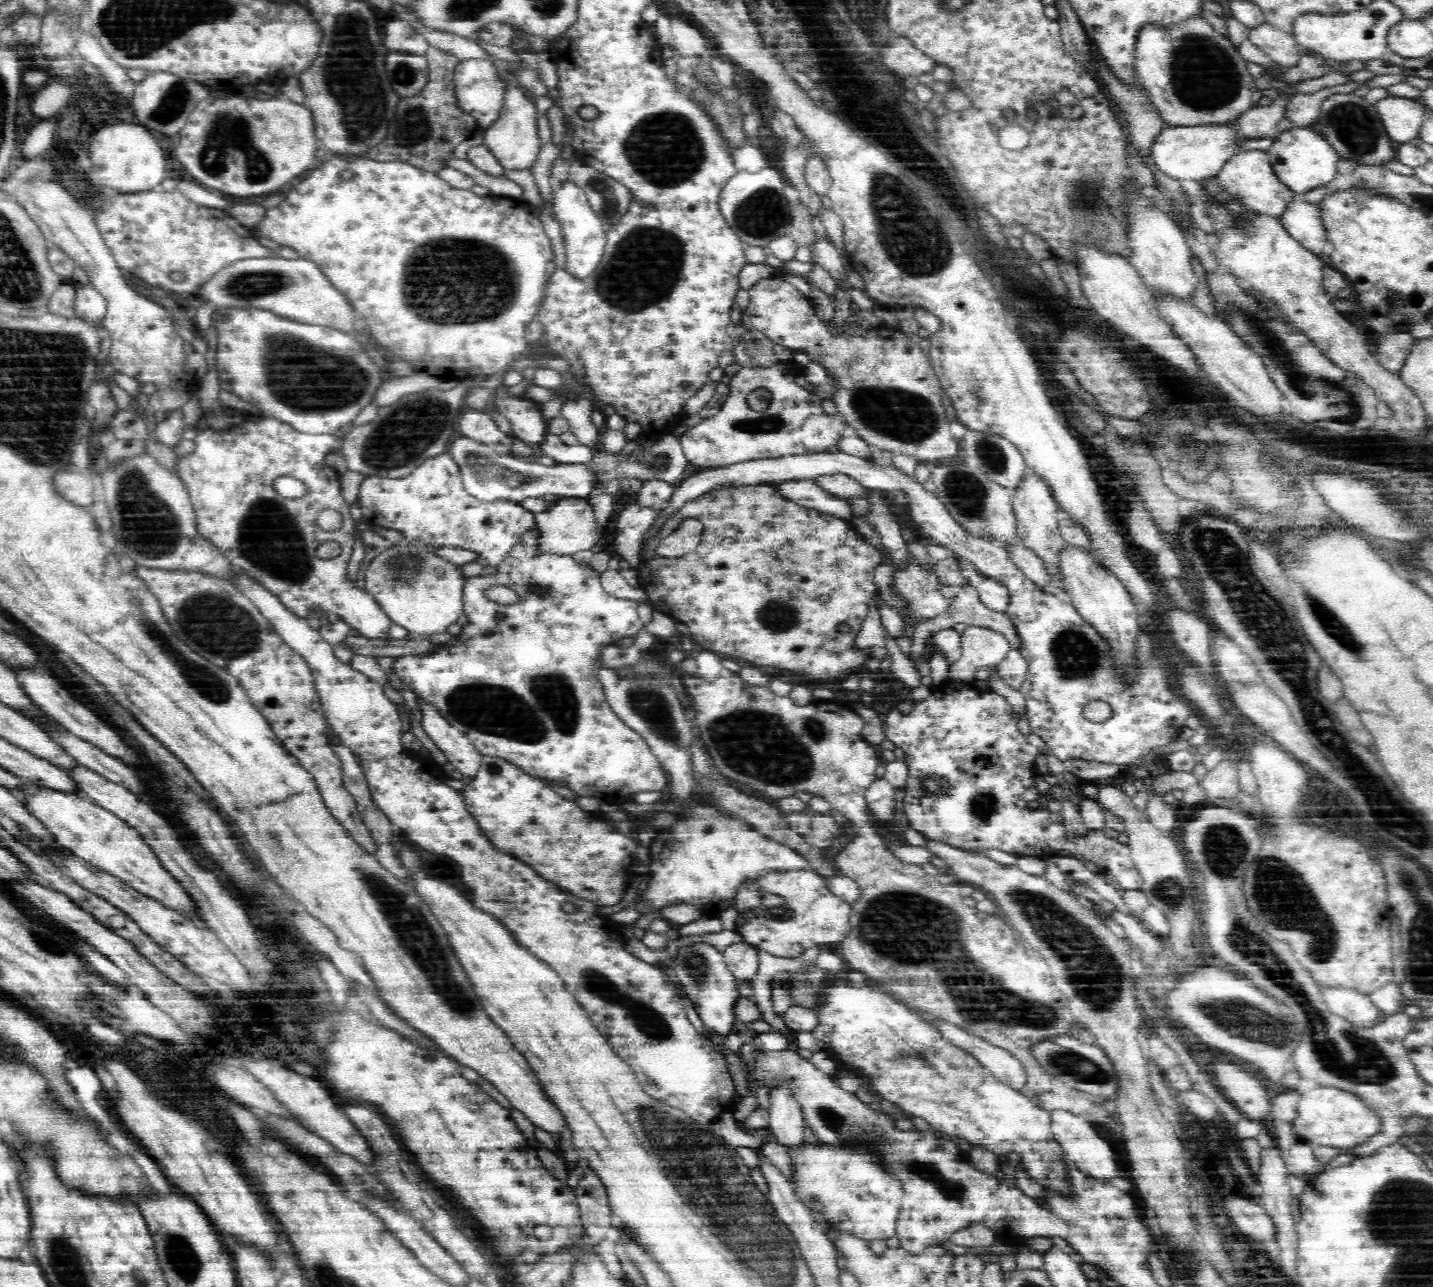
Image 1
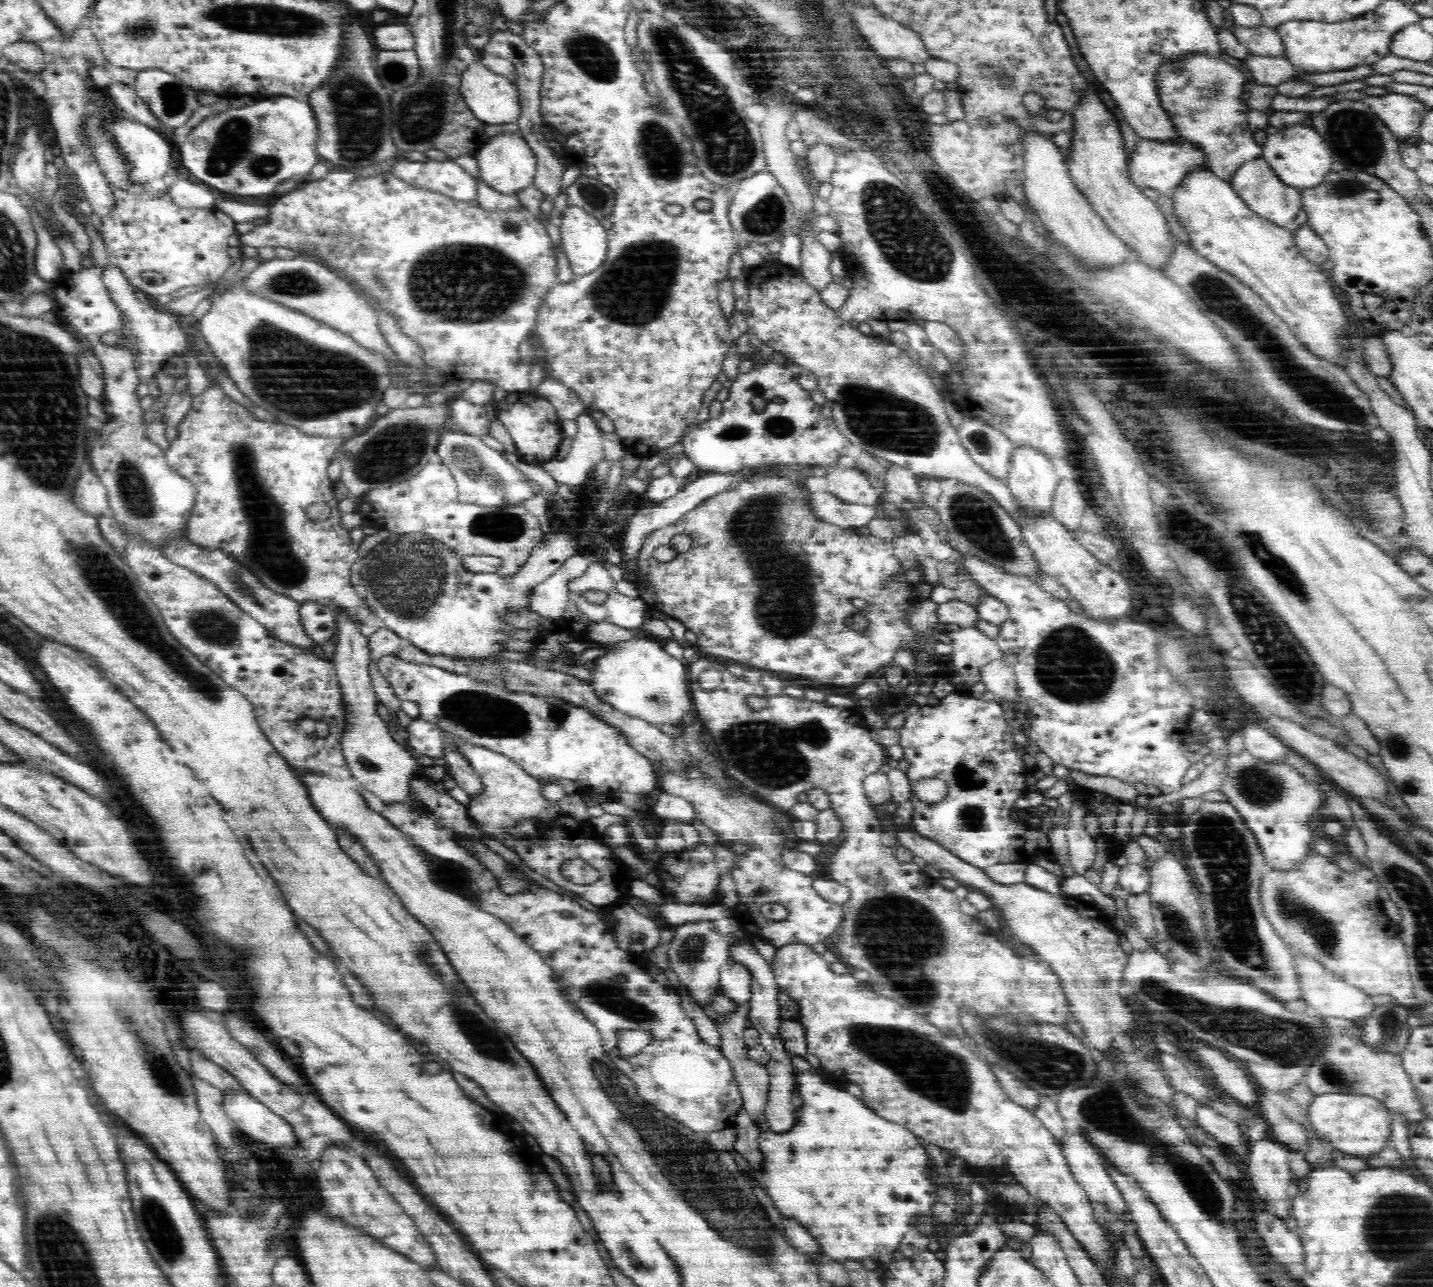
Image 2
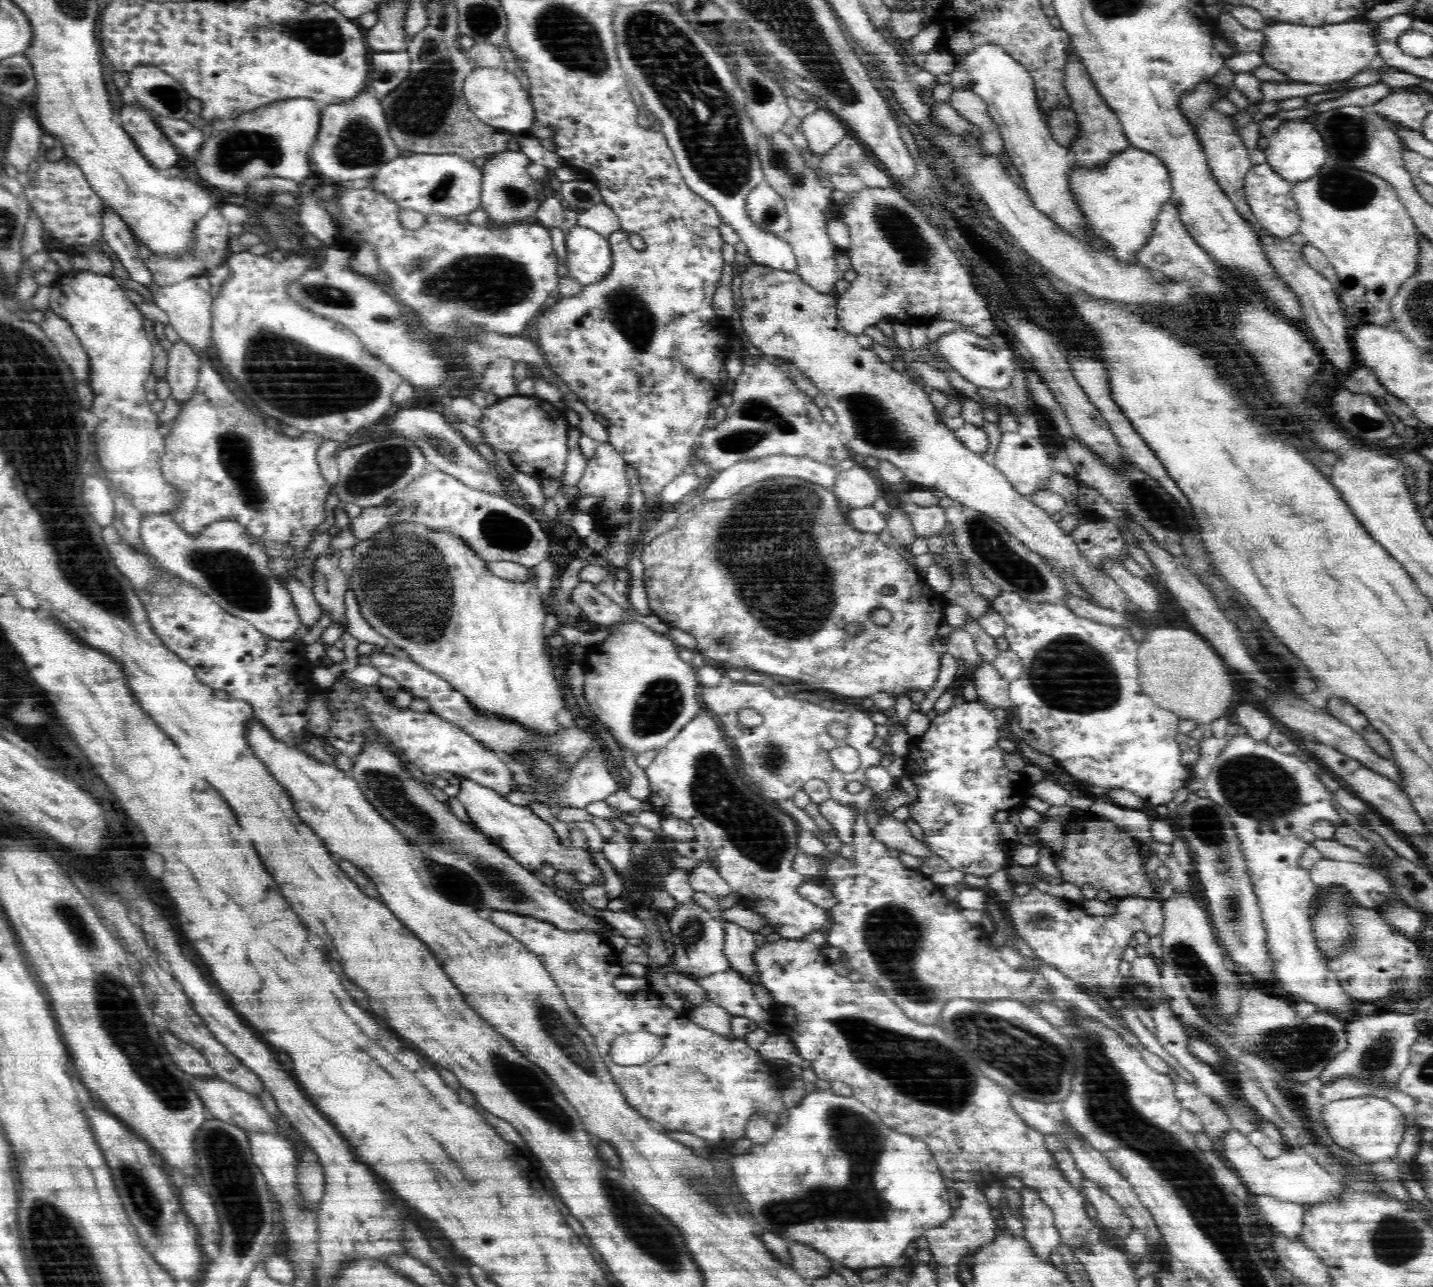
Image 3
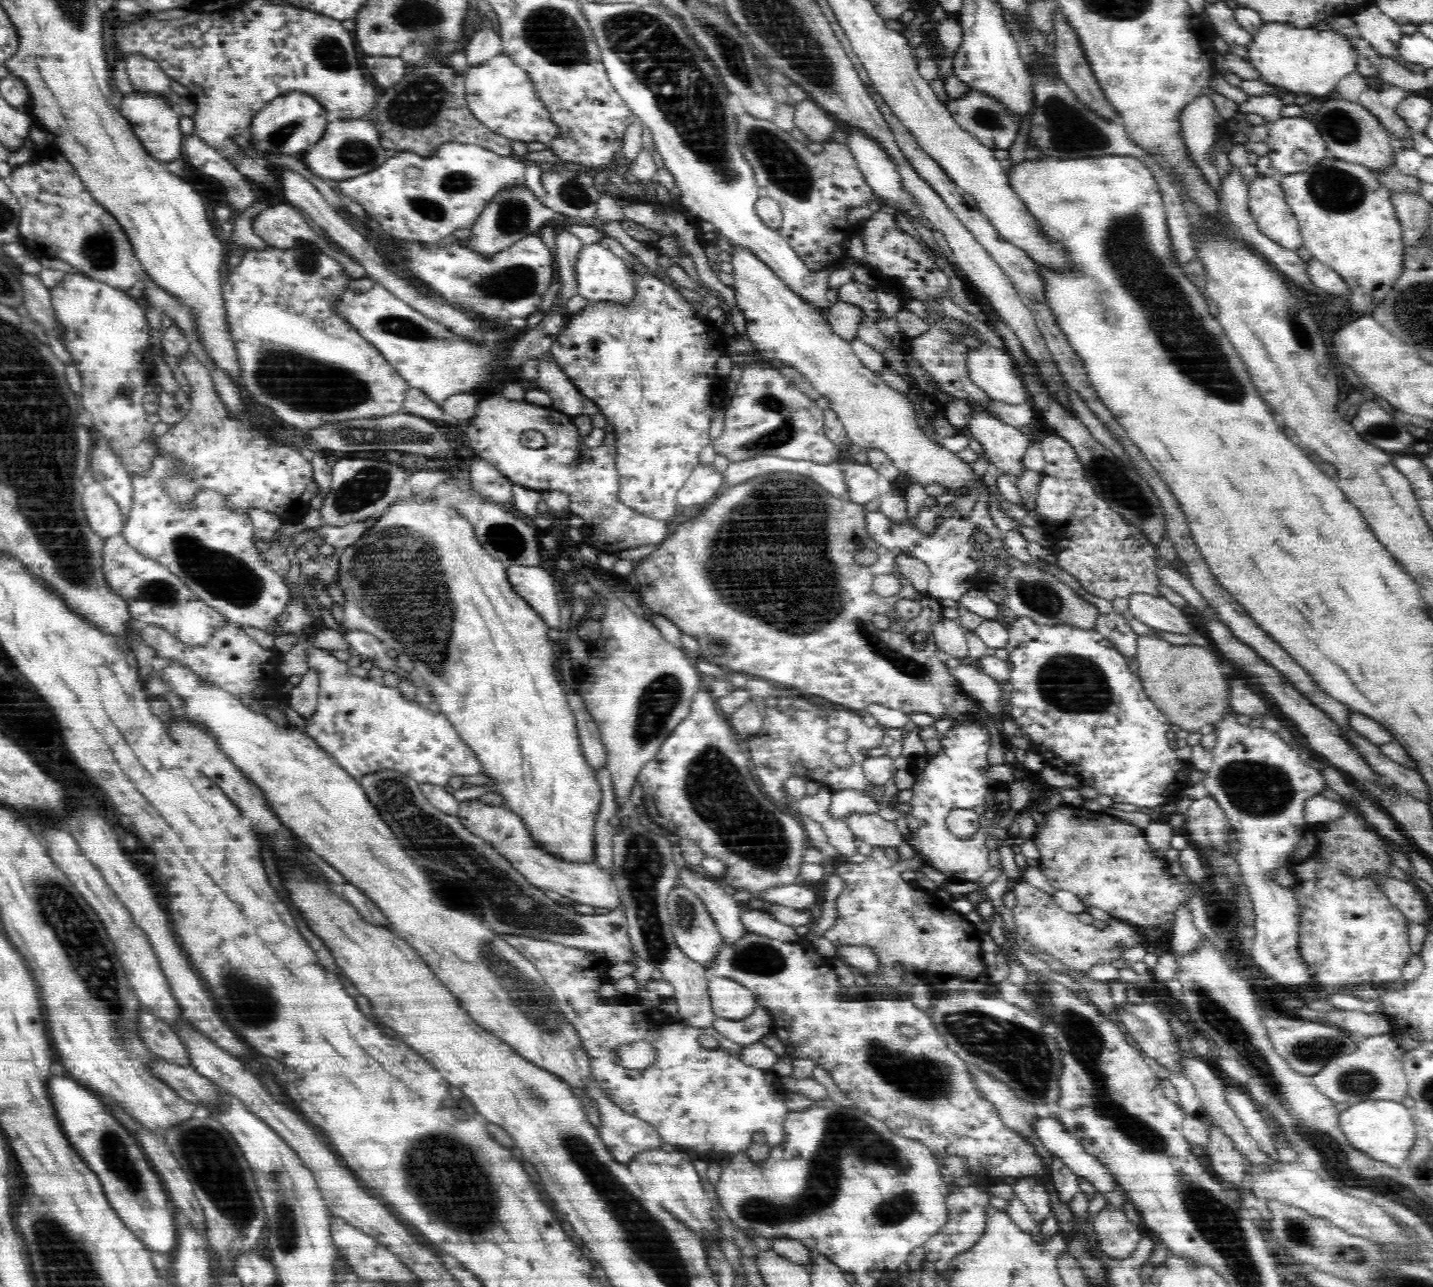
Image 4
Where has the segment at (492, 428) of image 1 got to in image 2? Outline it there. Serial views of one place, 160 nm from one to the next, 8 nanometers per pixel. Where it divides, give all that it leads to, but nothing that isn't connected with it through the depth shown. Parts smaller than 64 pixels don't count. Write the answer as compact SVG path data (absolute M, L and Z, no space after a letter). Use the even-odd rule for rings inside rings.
M460 398L451 402L449 408L452 422L458 424L462 432L476 437L489 434L488 416L484 406Z

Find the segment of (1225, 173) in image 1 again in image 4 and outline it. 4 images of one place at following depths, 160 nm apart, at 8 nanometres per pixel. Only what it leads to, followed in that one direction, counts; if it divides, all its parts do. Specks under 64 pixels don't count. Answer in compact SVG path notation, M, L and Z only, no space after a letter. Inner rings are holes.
M1260 175L1249 186L1248 208L1264 236L1297 251L1302 248L1303 238L1299 220L1284 198L1279 176Z

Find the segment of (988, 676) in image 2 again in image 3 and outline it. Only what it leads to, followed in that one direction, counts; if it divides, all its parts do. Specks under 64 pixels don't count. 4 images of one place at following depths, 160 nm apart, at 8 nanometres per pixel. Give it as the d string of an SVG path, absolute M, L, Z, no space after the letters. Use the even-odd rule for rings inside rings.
M982 664L973 672L973 683L982 703L992 708L1003 708L1006 711L1013 710L1013 704L1009 695L1011 681L1005 679L996 667L990 664Z

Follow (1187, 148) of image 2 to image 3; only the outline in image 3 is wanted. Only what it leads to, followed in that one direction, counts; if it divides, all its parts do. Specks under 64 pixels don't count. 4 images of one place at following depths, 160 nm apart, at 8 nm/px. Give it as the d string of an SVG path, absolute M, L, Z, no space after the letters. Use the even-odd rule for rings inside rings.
M1132 144L1094 168L1078 166L1078 158L1074 155L1068 186L1084 217L1083 228L1087 231L1083 232L1083 236L1099 236L1107 240L1107 244L1114 248L1108 254L1128 264L1137 264L1138 250L1146 246L1163 204L1172 196L1170 170L1162 158Z

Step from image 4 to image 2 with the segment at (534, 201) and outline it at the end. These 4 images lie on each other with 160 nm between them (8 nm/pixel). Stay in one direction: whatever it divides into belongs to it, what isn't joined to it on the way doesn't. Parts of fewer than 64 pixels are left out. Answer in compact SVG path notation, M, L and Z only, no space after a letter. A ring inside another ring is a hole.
M516 133L489 138L488 144L478 151L475 158L480 168L482 182L504 196L514 196L520 190L528 188L532 184L537 170L536 155L527 142Z

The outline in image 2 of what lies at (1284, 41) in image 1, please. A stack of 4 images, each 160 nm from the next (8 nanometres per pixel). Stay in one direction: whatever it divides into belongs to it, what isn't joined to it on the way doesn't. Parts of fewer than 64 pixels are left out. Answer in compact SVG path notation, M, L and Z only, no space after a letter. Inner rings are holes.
M1234 23L1232 34L1238 43L1246 47L1249 54L1258 56L1286 56L1284 40L1275 28L1258 25L1255 27L1240 26Z

